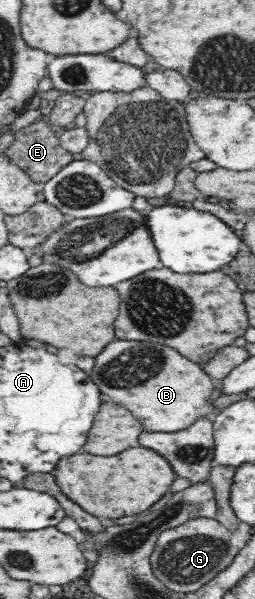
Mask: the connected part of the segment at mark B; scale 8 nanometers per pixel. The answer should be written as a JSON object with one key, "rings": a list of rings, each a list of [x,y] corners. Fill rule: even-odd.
{"rings":[[[116,339],[96,356],[95,367],[89,375],[100,392],[130,409],[146,431],[174,433],[203,417],[202,408],[210,402],[210,393],[217,383],[204,372],[202,365],[166,345],[134,341]],[[140,365],[148,371],[142,371]]]}

